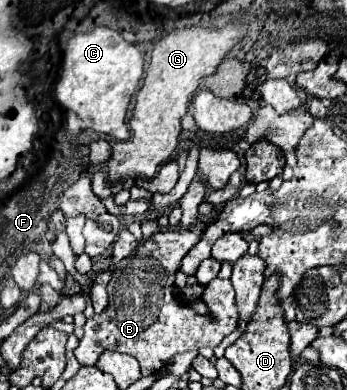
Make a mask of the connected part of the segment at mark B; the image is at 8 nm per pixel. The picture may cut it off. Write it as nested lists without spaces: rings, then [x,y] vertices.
[[[201,222],[189,230],[159,230],[149,240],[143,240],[135,254],[115,266],[109,280],[109,306],[85,322],[85,336],[73,350],[75,358],[83,366],[93,366],[95,358],[99,358],[99,354],[105,350],[117,350],[137,358],[141,364],[141,374],[155,374],[169,364],[175,354],[199,350],[203,346],[215,348],[237,328],[237,308],[231,280],[215,278],[203,290],[201,300],[209,310],[203,316],[197,316],[187,304],[179,304],[171,294],[175,272],[179,270],[183,254],[187,254],[201,236]]]

